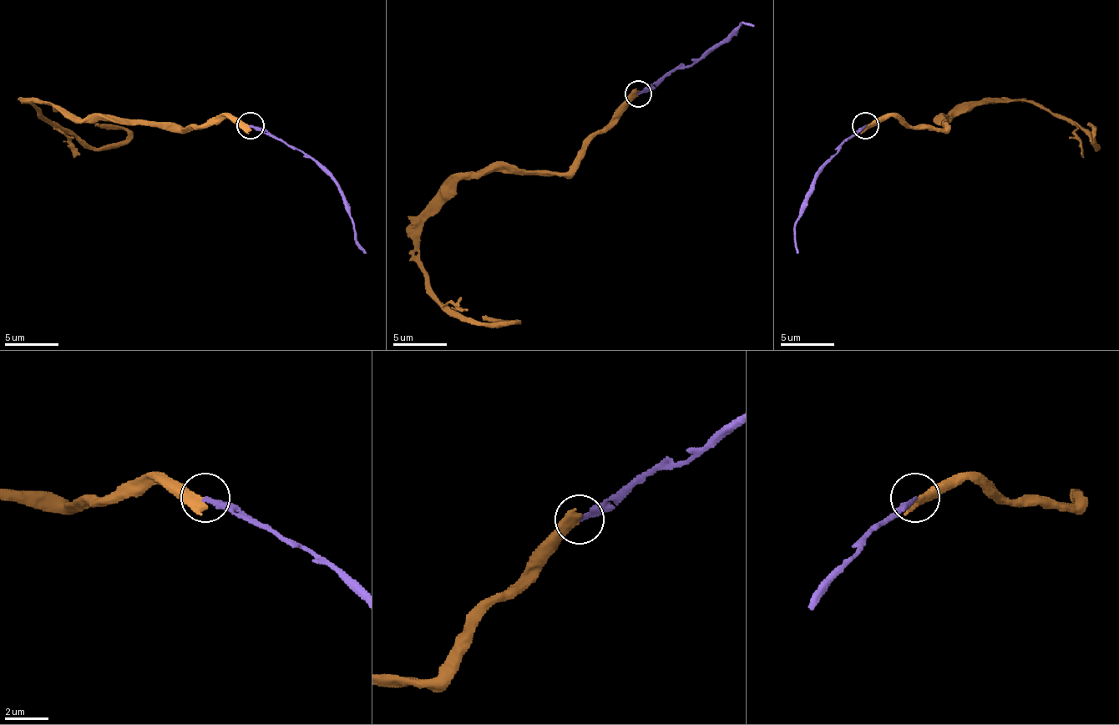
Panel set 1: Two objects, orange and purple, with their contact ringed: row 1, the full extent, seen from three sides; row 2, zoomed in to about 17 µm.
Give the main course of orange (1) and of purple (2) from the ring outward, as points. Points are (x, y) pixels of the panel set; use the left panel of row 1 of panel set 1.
1: (250, 126), (217, 115), (206, 126), (85, 118), (31, 98), (93, 147), (128, 134), (93, 123)
2: (250, 126), (265, 129), (285, 144), (303, 150), (338, 188), (344, 210), (351, 220), (355, 241), (366, 252)

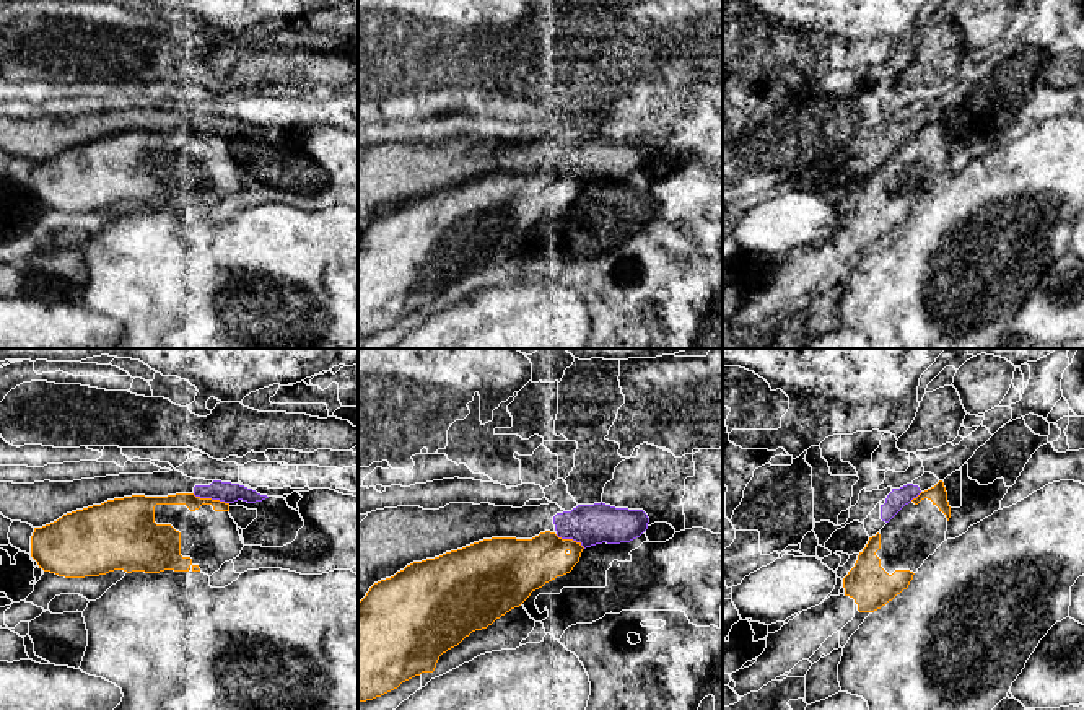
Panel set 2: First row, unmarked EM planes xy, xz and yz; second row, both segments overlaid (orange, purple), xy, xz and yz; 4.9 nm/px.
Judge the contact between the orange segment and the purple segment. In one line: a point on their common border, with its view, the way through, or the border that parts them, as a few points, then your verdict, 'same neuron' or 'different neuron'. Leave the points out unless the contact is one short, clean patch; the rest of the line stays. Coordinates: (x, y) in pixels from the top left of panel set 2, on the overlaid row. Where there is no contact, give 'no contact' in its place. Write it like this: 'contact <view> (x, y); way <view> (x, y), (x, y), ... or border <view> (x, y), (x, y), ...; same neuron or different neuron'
contact xy (210, 499); different neuron

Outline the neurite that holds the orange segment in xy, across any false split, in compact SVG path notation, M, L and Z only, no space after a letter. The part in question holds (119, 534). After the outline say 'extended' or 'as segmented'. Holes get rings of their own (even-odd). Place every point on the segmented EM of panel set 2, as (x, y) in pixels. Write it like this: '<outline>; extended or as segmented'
M176 493L168 497L132 495L107 500L63 515L57 521L42 528L34 528L31 536L31 557L44 572L65 578L99 576L114 570L160 573L174 572L202 572L212 576L225 562L239 557L244 544L238 524L229 515L229 503L200 498L194 493Z; extended

